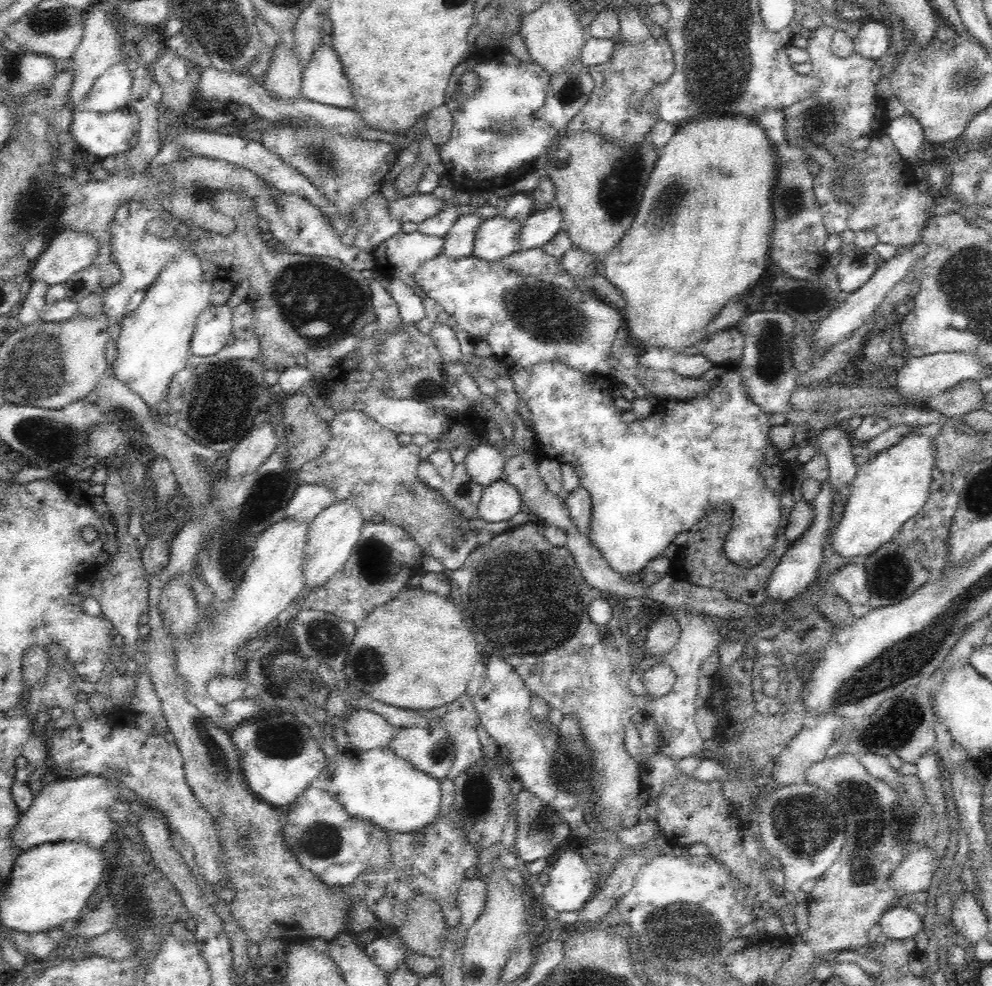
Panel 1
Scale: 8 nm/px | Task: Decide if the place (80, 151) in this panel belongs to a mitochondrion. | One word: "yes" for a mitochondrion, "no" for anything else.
no

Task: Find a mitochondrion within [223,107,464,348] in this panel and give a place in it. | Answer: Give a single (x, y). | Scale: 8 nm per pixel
(285, 288)

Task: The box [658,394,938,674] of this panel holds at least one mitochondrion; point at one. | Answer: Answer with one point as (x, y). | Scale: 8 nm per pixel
(892, 581)

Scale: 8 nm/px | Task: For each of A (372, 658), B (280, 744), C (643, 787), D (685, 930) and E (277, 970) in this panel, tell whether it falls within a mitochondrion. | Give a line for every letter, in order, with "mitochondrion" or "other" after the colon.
A: mitochondrion
B: mitochondrion
C: other
D: mitochondrion
E: other

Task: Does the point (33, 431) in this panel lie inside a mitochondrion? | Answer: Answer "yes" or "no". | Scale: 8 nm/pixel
yes

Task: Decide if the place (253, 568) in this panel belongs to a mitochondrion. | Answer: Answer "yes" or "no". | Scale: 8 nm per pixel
no

